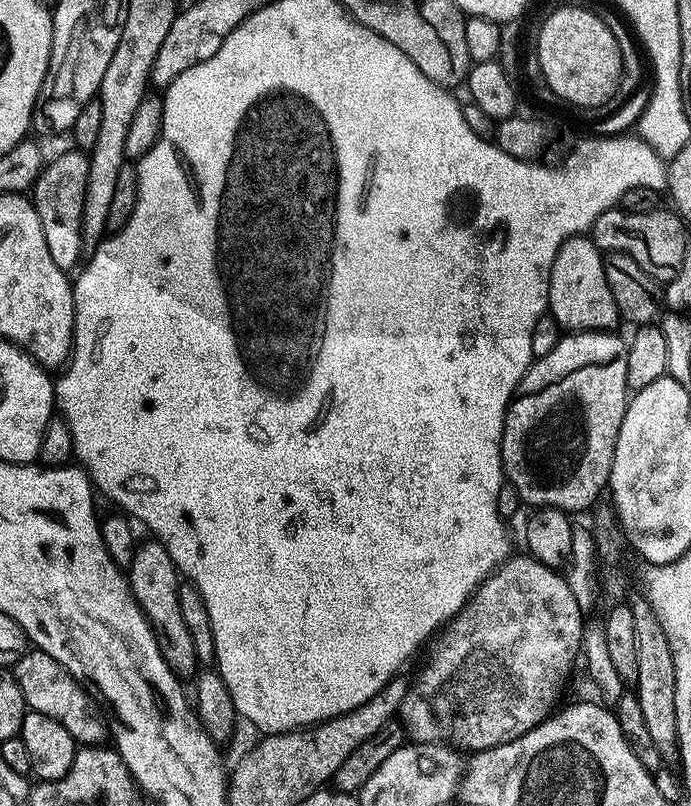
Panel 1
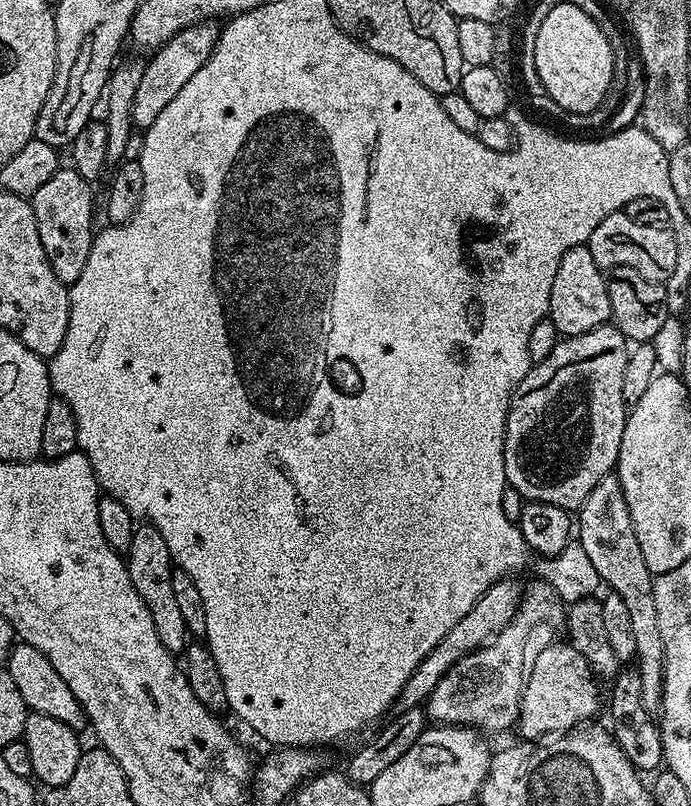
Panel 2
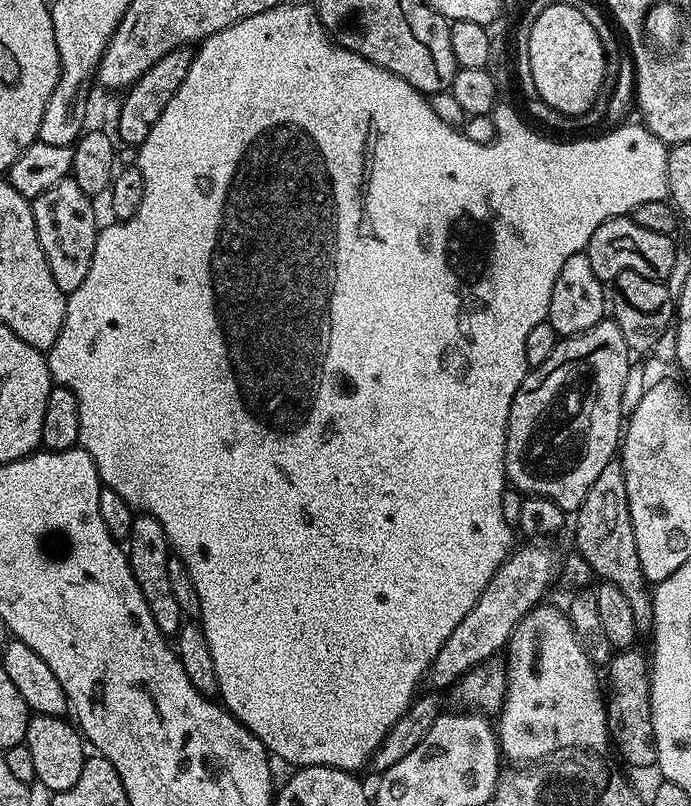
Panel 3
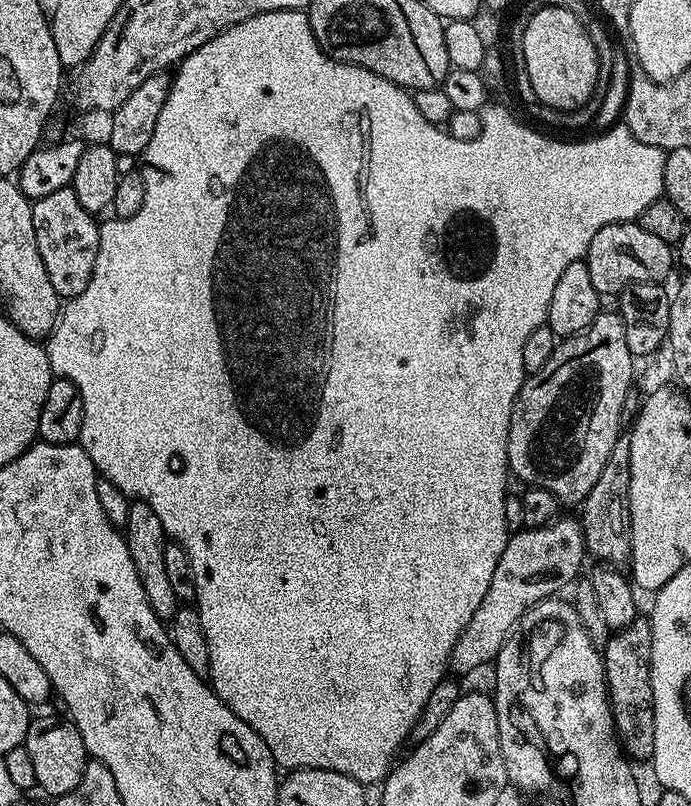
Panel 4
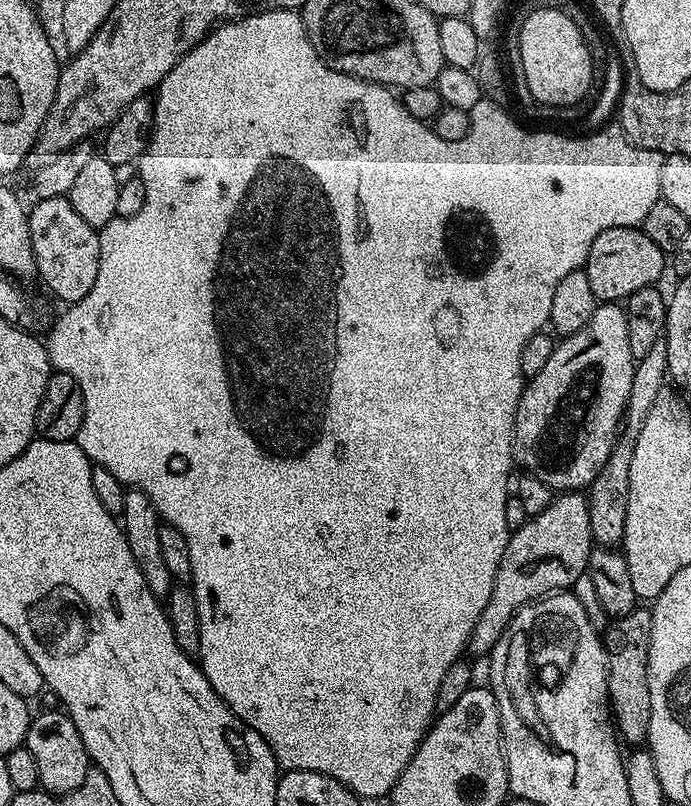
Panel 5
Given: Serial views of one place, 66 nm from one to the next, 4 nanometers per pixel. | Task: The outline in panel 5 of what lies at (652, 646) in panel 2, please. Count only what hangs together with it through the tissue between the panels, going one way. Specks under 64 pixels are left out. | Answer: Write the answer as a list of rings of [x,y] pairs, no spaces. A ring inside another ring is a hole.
[[[661,338],[654,342],[646,358],[635,361],[635,366],[634,378],[630,382],[628,406],[624,410],[622,427],[616,442],[610,450],[610,458],[606,458],[606,466],[598,470],[598,478],[594,478],[594,482],[586,489],[592,539],[600,546],[616,546],[624,539],[626,506],[630,494],[630,461],[634,459],[634,446],[638,446],[638,434],[642,434],[642,426],[646,426],[646,417],[654,407],[654,398],[658,398],[658,394],[665,391],[666,381],[669,379],[668,341]]]

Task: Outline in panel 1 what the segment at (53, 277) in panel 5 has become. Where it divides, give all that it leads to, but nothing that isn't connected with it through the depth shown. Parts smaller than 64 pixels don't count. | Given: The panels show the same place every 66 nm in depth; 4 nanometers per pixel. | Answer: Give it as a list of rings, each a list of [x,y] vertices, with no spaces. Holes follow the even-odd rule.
[[[71,151],[64,152],[53,160],[51,157],[30,189],[31,202],[38,210],[38,218],[42,222],[42,234],[46,234],[50,258],[54,258],[56,265],[66,273],[71,273],[81,263],[86,252],[82,218],[86,202],[88,159],[81,151]]]

